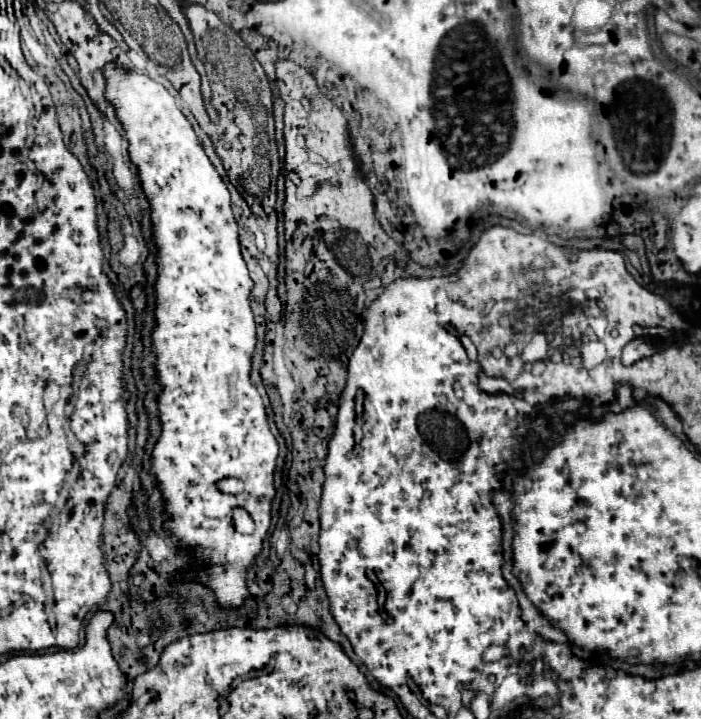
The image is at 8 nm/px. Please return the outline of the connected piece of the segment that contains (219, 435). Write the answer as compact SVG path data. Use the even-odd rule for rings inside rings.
M107 62L103 66L103 78L105 100L115 108L115 116L125 130L129 158L137 166L141 188L149 198L153 242L159 248L155 258L157 306L151 342L155 352L155 380L161 386L157 398L161 436L151 452L151 474L155 476L163 506L169 514L167 532L177 540L177 550L191 560L185 570L175 572L169 582L199 582L215 594L219 608L241 608L249 598L247 574L255 566L271 526L271 502L275 498L273 474L279 446L269 428L263 398L251 382L251 360L257 344L255 316L249 304L253 280L241 256L231 194L225 180L205 154L201 138L195 134L191 122L161 84L125 70L117 62ZM229 476L245 482L243 494L229 496L215 488L217 480ZM235 506L243 506L251 514L255 522L253 534L237 534L235 526L231 526L231 508Z

